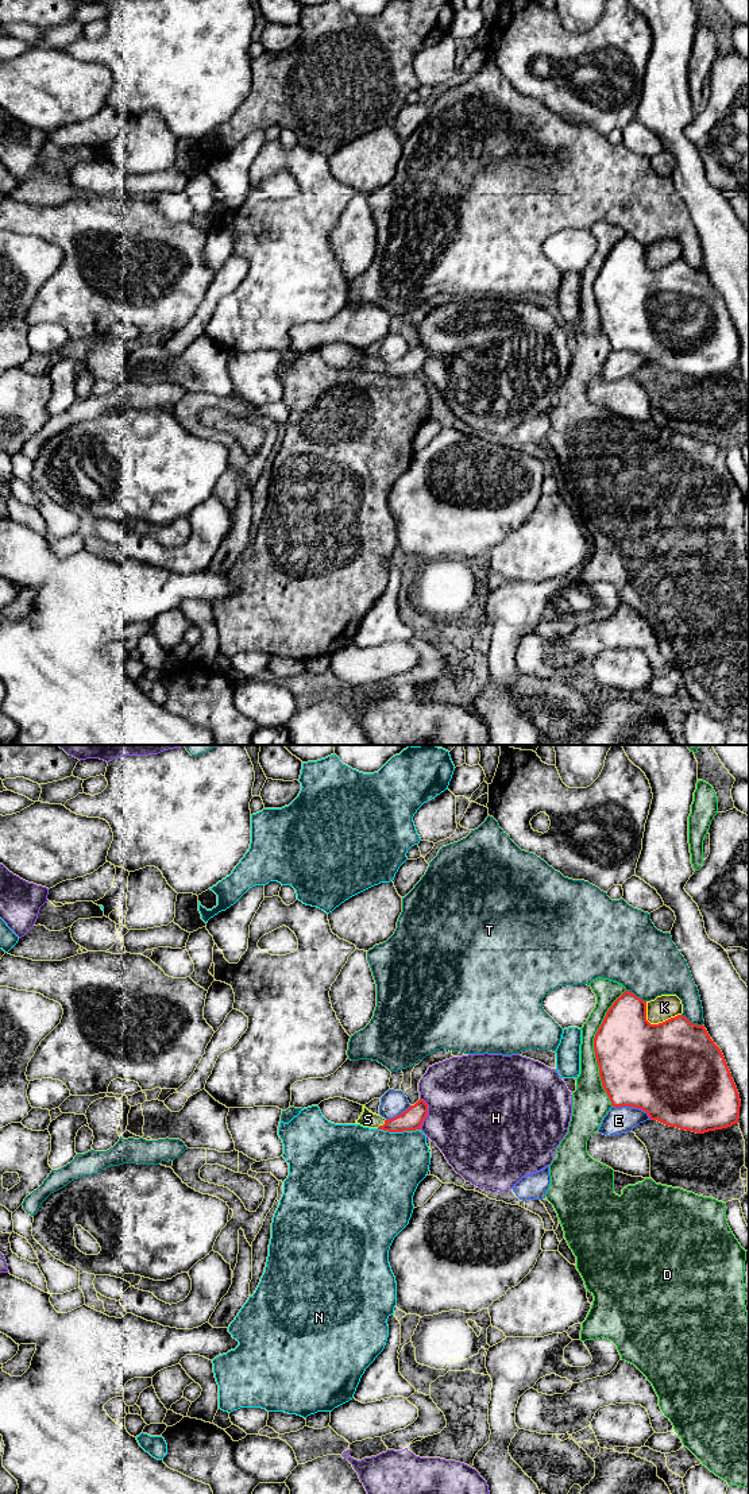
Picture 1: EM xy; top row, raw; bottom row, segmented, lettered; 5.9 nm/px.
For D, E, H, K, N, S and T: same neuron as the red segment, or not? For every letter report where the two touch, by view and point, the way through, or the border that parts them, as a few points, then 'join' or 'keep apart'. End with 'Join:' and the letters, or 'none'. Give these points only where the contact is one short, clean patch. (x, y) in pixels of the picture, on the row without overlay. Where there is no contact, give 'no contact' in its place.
D: contact xy (594, 292); keep apart
E: contact xy (633, 350); keep apart
H: contact xy (427, 358); keep apart
K: contact xy (655, 269); keep apart
N: contact xy (398, 375); keep apart
S: contact xy (383, 369); way xy (412, 363), (398, 369), (383, 369), (367, 363); join
T: contact xy (692, 267); keep apart
Join: S

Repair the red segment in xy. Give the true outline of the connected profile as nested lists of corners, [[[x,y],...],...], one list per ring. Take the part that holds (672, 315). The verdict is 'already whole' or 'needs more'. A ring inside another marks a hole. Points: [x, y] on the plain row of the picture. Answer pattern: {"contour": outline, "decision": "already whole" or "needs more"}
{"contour": [[[625,235],[606,256],[594,282],[594,296],[602,331],[615,352],[634,351],[646,356],[650,364],[696,378],[727,372],[738,367],[740,337],[721,293],[703,269],[694,269],[683,259],[650,269],[646,265],[646,246]]], "decision": "already whole"}

